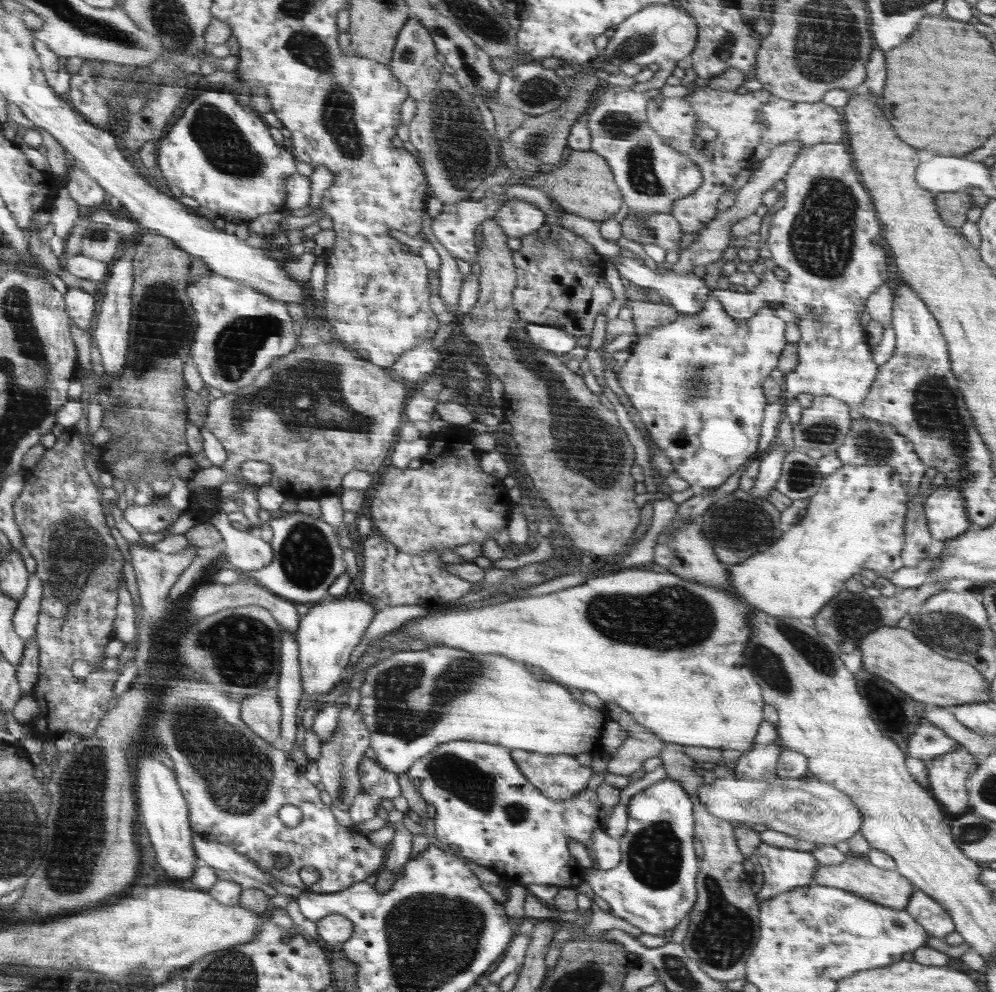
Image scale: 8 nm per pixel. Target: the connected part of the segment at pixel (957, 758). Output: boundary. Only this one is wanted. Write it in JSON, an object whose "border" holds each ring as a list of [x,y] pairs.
{"border":[[[958,746],[954,752],[934,758],[932,767],[927,770],[934,796],[951,816],[960,816],[960,812],[964,812],[968,806],[967,784],[972,766],[974,755]]]}

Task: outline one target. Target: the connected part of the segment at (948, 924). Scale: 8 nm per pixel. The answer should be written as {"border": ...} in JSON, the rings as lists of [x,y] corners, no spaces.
{"border":[[[920,890],[910,898],[908,911],[931,936],[942,938],[956,930],[950,914],[932,896]]]}

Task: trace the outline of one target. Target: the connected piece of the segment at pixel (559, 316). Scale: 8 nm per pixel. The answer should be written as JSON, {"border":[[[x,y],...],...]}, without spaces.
{"border":[[[549,219],[537,232],[527,234],[520,240],[520,248],[513,251],[517,267],[517,288],[513,290],[513,304],[526,322],[557,327],[570,335],[582,338],[591,335],[598,314],[606,312],[614,299],[614,293],[604,278],[606,259],[598,254],[592,243],[574,231]]]}

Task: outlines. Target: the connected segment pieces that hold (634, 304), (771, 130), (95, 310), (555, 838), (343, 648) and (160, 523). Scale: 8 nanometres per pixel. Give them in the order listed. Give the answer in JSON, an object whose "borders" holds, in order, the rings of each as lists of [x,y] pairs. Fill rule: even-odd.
{"borders":[[[[627,299],[624,305],[632,309],[632,322],[634,322],[637,336],[652,333],[659,327],[674,322],[680,314],[668,302],[652,303],[651,301],[638,301]]],[[[708,85],[696,87],[681,98],[662,94],[651,97],[649,125],[665,143],[688,155],[692,162],[701,166],[702,174],[705,174],[705,181],[700,188],[678,199],[673,205],[671,215],[679,222],[682,232],[689,233],[701,231],[704,224],[710,224],[714,220],[718,198],[734,184],[736,174],[754,158],[763,160],[778,144],[789,141],[812,146],[822,142],[841,142],[846,137],[842,111],[821,100],[815,103],[798,103],[778,98],[764,89],[738,94],[736,91],[714,90]],[[697,120],[717,133],[716,138],[704,142],[699,150],[692,143]]],[[[68,288],[65,294],[69,313],[76,325],[85,332],[93,332],[99,318],[101,296],[90,294],[84,288]]],[[[448,741],[445,744],[438,745],[438,748],[434,749],[432,753],[426,757],[422,757],[416,764],[410,768],[408,777],[412,779],[412,783],[418,787],[420,795],[426,799],[427,804],[434,805],[436,809],[436,817],[434,826],[434,837],[436,843],[450,848],[452,845],[460,847],[460,857],[469,859],[476,864],[486,866],[494,874],[500,877],[500,880],[509,881],[514,885],[519,885],[524,888],[530,886],[530,884],[536,885],[553,885],[559,888],[577,888],[584,881],[585,868],[578,864],[578,861],[573,858],[572,852],[569,851],[569,846],[572,842],[578,842],[582,845],[590,844],[592,841],[593,833],[597,829],[606,831],[606,822],[609,819],[609,812],[602,808],[602,803],[598,799],[596,791],[592,791],[586,787],[582,789],[582,792],[578,793],[576,797],[570,797],[570,799],[558,800],[550,798],[543,791],[538,790],[533,783],[529,781],[523,774],[520,767],[515,762],[512,756],[512,750],[505,746],[489,742],[476,742],[476,741]]],[[[344,596],[310,607],[310,612],[300,620],[298,632],[295,634],[302,676],[302,696],[324,694],[342,680],[352,650],[364,636],[364,630],[368,628],[372,616],[374,608],[370,604]]],[[[154,498],[153,503],[143,507],[129,507],[126,510],[128,522],[131,522],[141,533],[153,534],[155,532],[162,532],[170,530],[174,522],[177,521],[184,511],[178,510],[171,504],[170,500],[163,503],[162,499]]]]}

